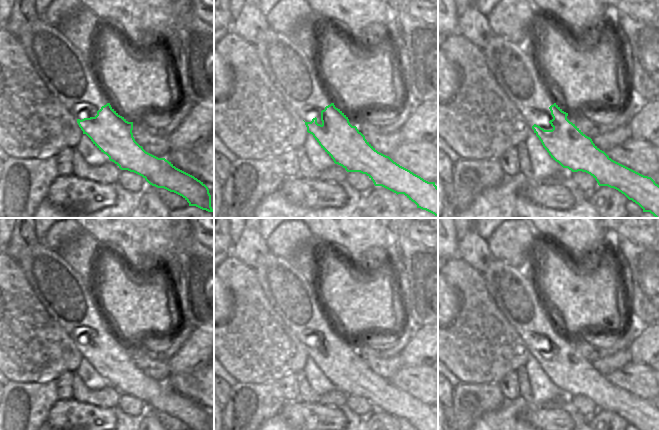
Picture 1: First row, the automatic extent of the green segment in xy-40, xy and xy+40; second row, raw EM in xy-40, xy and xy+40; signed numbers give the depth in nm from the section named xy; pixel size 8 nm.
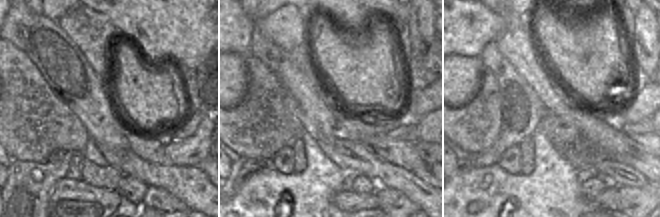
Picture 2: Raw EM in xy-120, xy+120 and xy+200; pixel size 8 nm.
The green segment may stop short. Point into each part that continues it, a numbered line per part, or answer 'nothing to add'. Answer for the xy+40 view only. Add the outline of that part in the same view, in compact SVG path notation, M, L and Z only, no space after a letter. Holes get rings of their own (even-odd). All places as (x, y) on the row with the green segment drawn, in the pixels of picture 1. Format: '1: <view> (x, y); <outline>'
1: xy+40 (513, 67); M502 36L491 38L489 43L481 51L495 81L527 121L531 132L536 135L532 129L534 124L544 130L552 130L553 127L549 121L553 117L549 107L555 101L539 73L532 51L526 50L520 44L510 42Z

